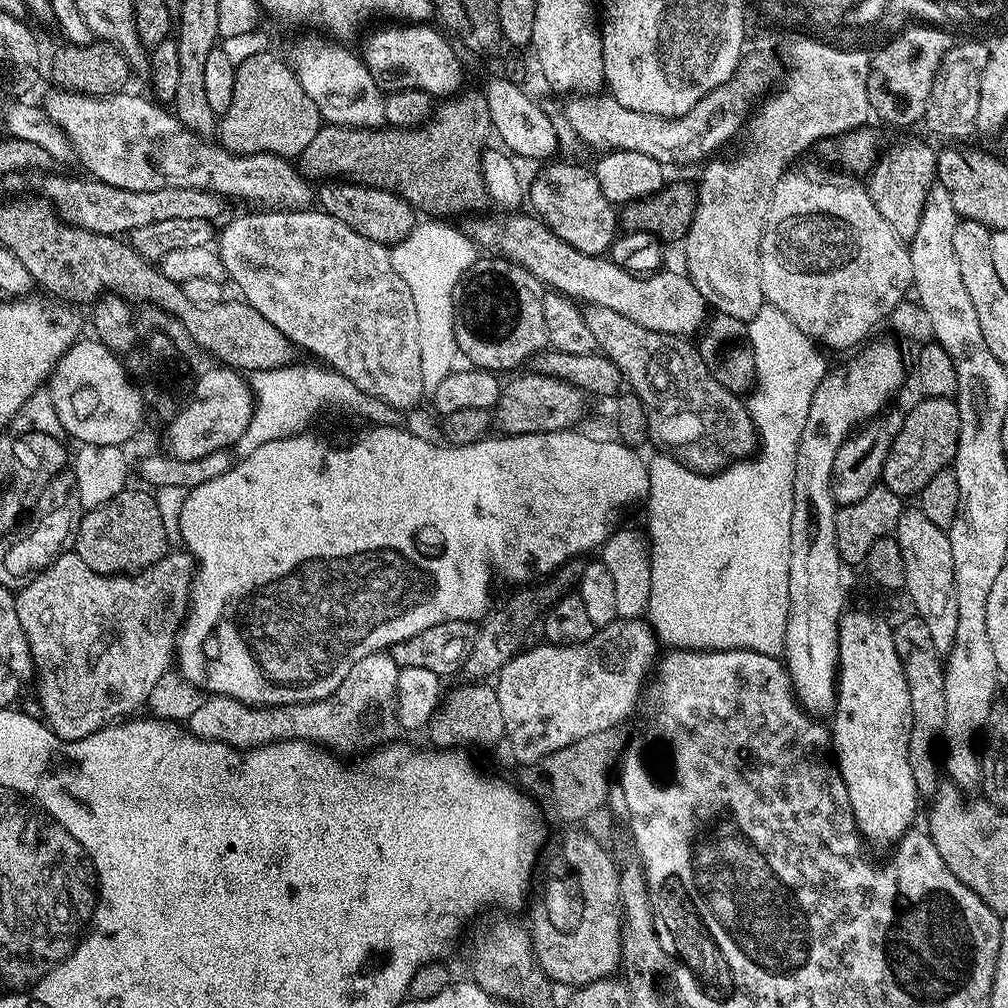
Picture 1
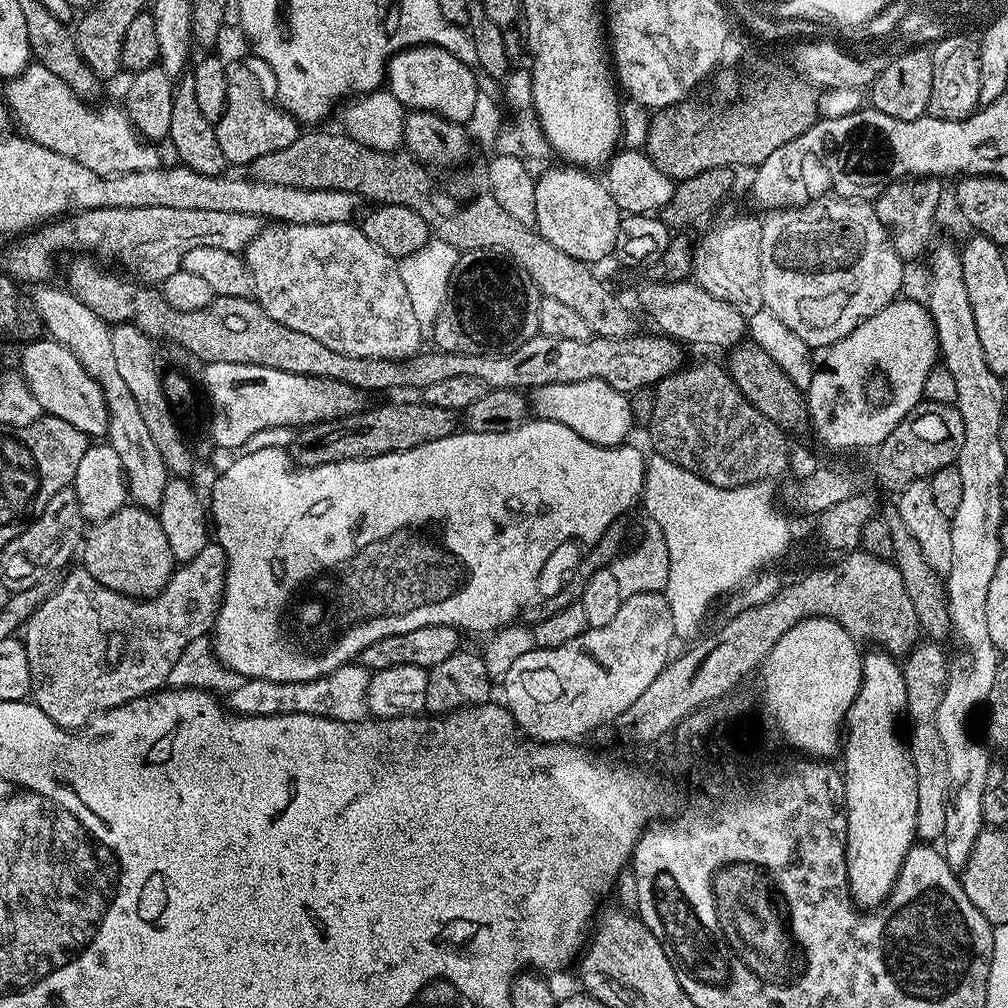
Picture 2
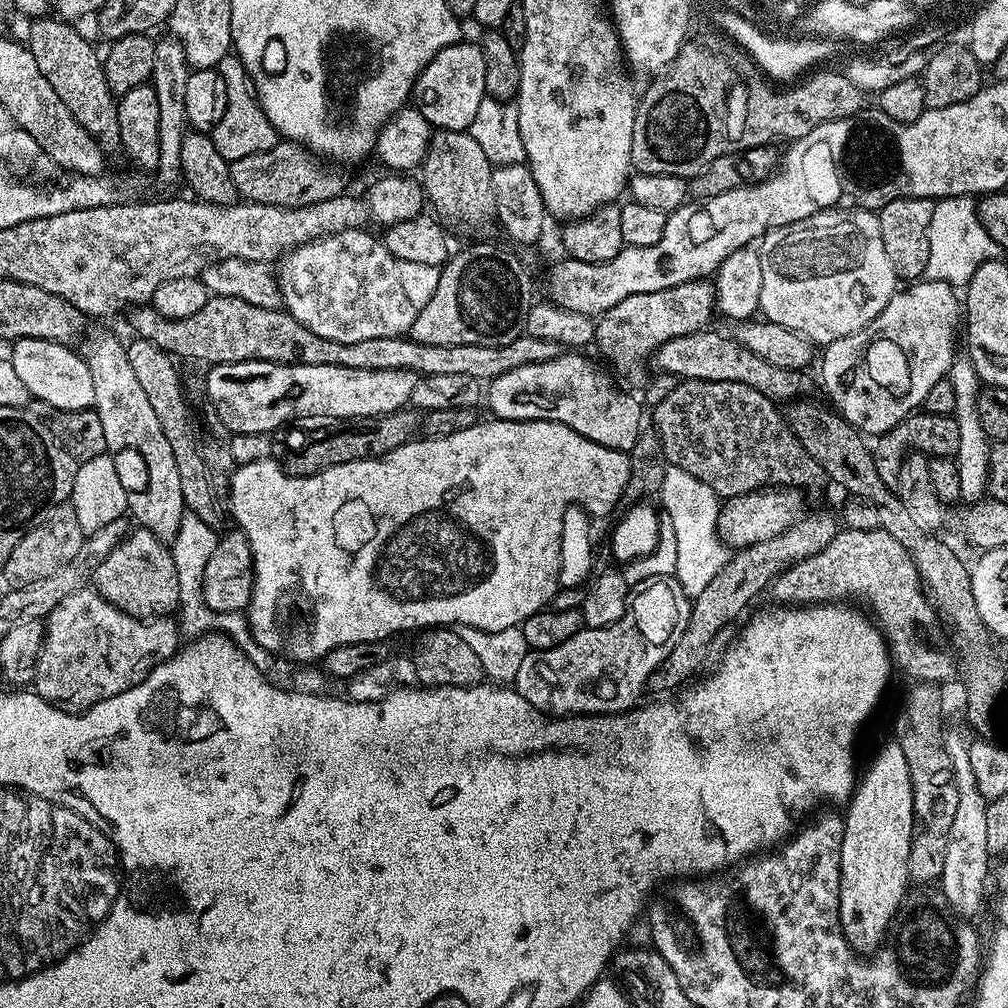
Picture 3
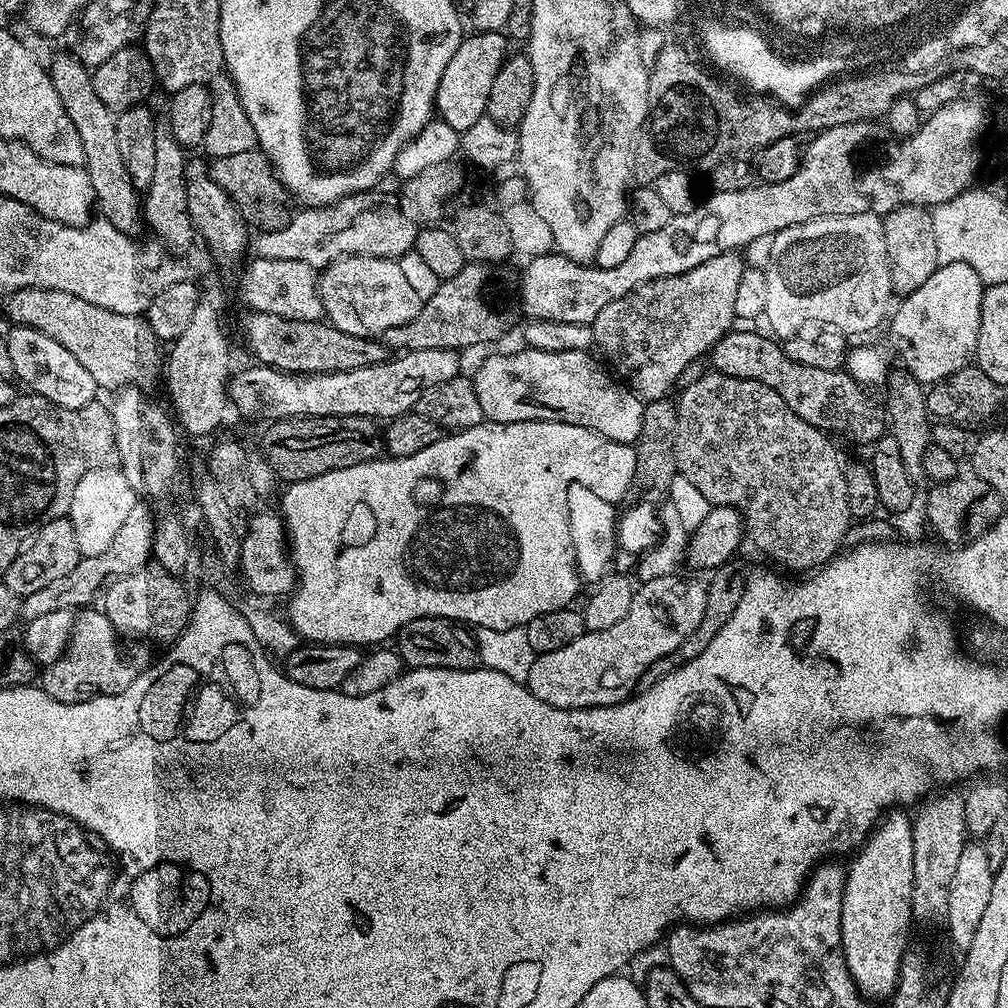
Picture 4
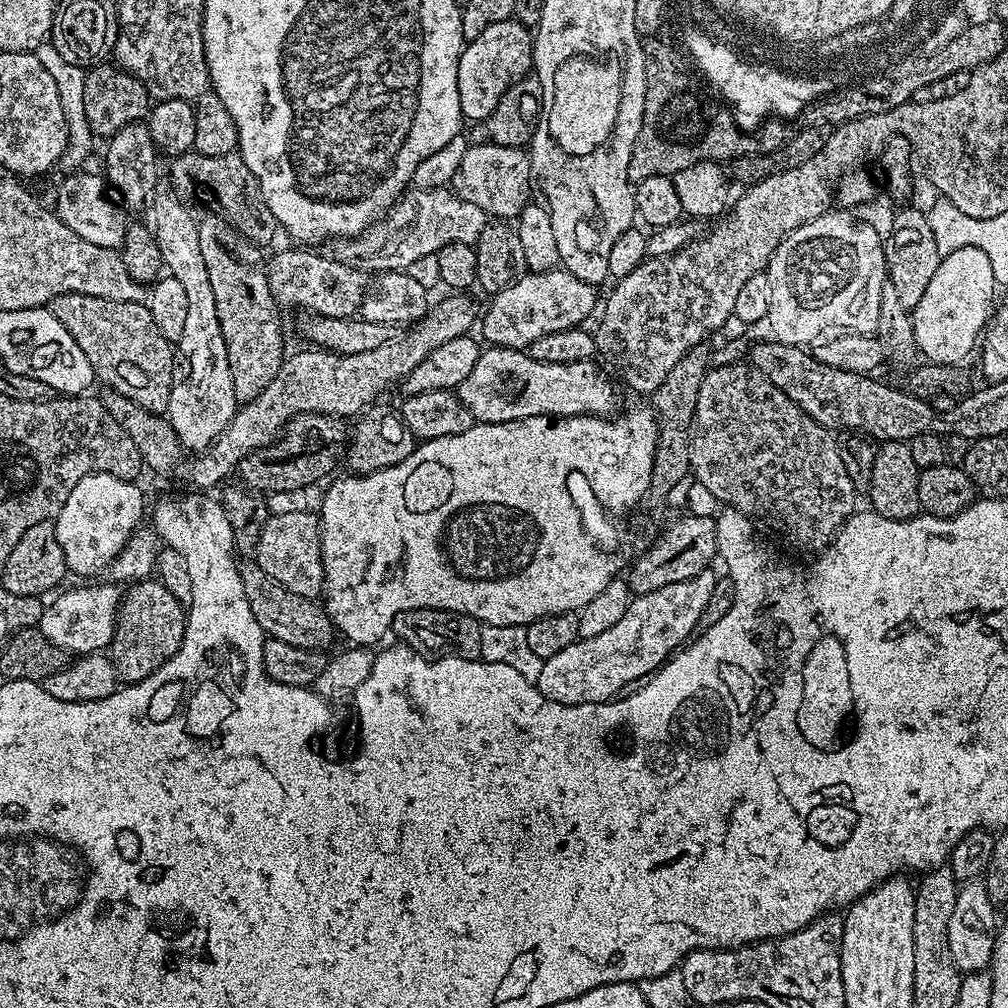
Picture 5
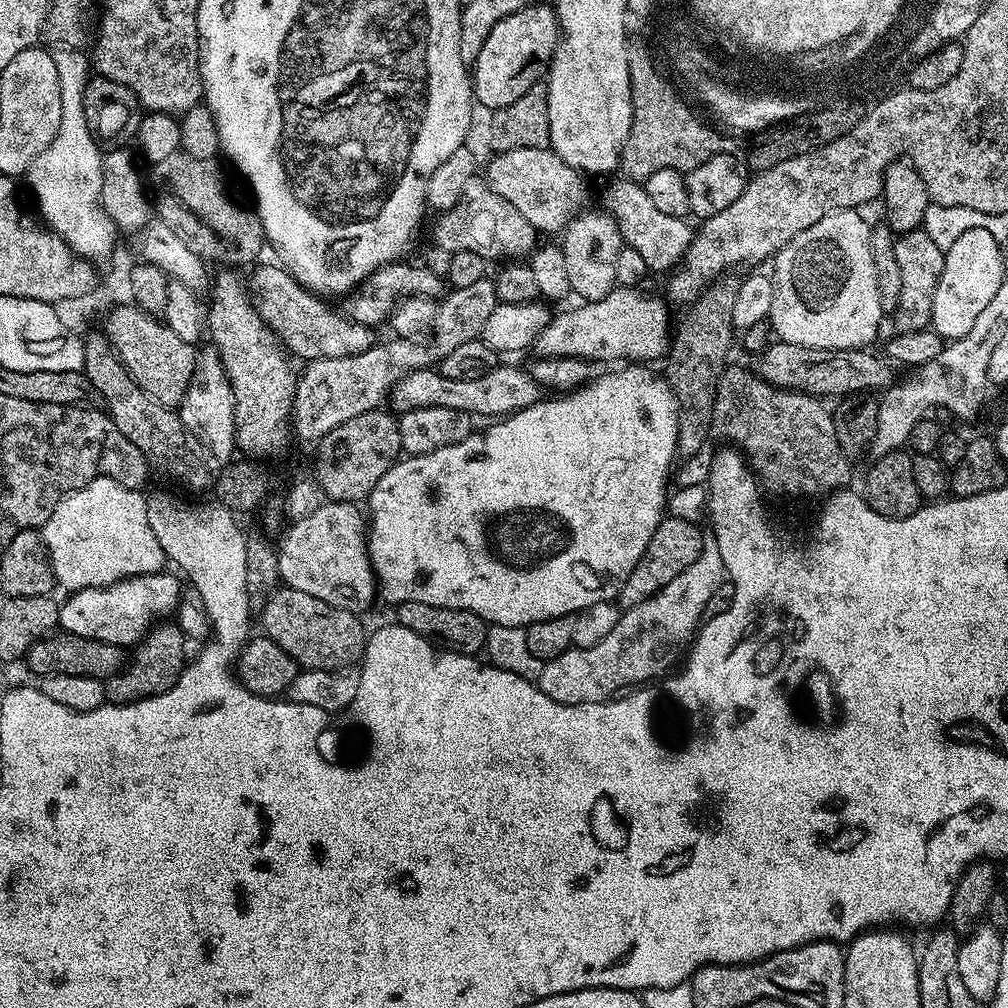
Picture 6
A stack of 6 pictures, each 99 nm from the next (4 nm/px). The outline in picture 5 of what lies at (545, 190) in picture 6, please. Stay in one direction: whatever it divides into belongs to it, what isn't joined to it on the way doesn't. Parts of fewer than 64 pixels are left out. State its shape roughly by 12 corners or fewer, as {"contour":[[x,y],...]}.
{"contour":[[473,143],[450,181],[489,217],[515,218],[534,173],[524,148]]}

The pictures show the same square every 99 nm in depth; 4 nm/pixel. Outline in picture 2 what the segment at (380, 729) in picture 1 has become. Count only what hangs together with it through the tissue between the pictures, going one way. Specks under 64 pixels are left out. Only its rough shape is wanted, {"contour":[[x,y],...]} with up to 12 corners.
{"contour":[[358,662],[310,682],[245,679],[226,704],[242,716],[369,715]]}

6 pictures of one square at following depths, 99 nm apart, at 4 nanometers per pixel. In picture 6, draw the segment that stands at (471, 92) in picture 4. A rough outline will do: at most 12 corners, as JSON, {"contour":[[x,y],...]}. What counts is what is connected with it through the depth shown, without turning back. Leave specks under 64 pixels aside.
{"contour":[[531,4],[490,30],[470,65],[495,110],[545,79],[562,33]]}

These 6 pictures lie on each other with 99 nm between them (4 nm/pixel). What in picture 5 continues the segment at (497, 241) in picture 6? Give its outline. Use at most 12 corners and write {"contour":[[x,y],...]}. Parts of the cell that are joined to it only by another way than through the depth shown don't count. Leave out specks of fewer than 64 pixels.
{"contour":[[448,190],[405,191],[337,243],[365,274],[403,272],[450,242],[475,245],[486,213]]}

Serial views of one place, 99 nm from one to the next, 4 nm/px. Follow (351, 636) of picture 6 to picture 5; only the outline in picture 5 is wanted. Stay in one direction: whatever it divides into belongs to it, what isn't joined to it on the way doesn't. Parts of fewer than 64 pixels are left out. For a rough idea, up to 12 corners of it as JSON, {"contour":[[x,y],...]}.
{"contour":[[255,559],[239,565],[265,637],[328,650],[338,633],[313,597]]}

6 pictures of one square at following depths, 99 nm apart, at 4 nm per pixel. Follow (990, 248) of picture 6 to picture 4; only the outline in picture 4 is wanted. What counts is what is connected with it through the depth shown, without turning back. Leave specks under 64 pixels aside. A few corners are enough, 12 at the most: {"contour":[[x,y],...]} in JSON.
{"contour":[[941,264],[890,316],[908,375],[947,381],[973,359],[984,289]]}

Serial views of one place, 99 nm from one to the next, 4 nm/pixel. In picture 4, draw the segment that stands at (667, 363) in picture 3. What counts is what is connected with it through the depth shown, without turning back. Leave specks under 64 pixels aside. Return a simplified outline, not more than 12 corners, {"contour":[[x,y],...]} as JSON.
{"contour":[[739,330],[711,367],[770,386],[798,418],[872,446],[885,409],[841,369],[794,362]]}

